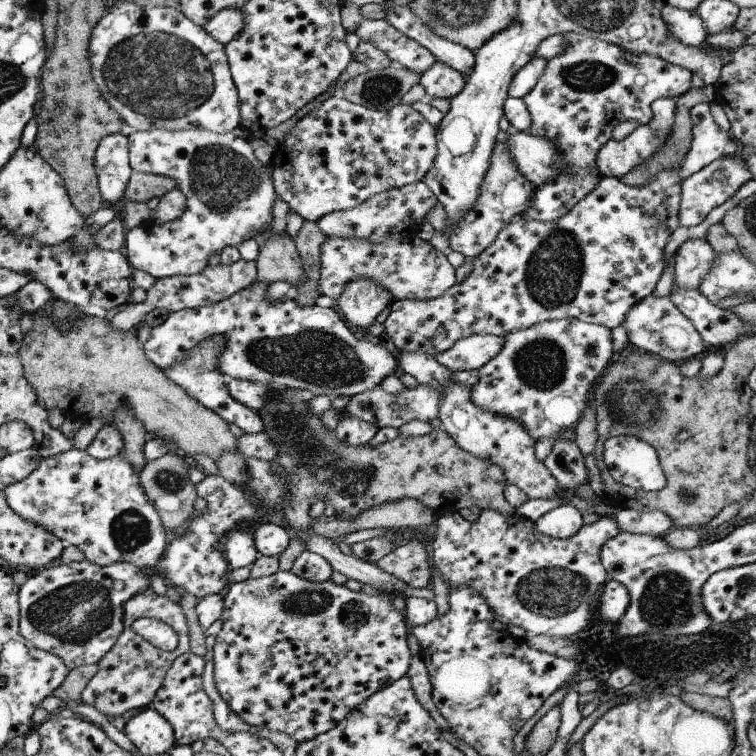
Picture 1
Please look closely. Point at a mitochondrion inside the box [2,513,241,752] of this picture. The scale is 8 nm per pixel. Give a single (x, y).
(74, 614)

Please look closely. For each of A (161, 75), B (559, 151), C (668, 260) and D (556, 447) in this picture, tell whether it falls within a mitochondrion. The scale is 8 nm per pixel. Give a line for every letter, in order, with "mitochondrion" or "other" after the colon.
A: mitochondrion
B: other
C: other
D: other

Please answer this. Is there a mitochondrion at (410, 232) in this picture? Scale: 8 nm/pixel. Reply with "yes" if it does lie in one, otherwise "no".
no

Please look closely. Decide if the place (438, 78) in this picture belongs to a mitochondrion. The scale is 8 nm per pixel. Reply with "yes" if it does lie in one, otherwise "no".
no

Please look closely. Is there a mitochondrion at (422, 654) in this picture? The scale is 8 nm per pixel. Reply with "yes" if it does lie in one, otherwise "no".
no

